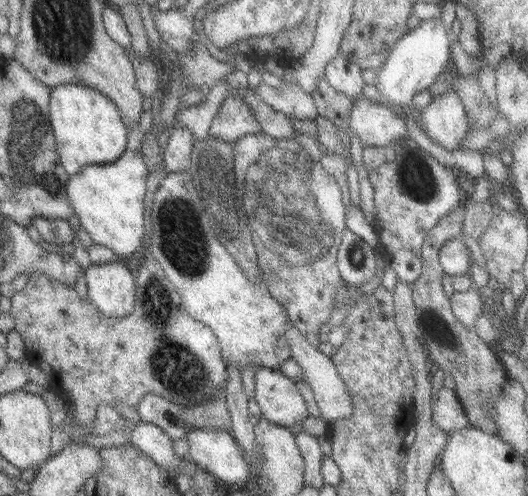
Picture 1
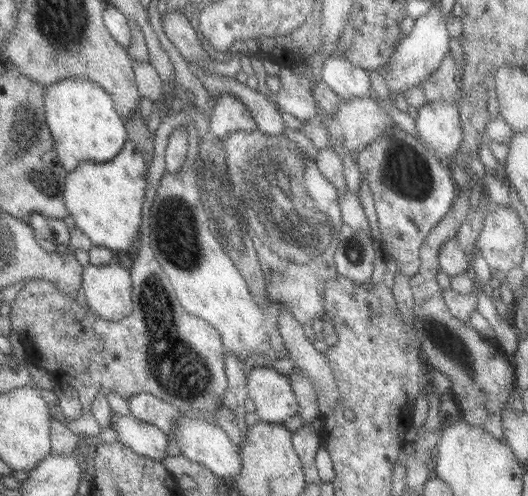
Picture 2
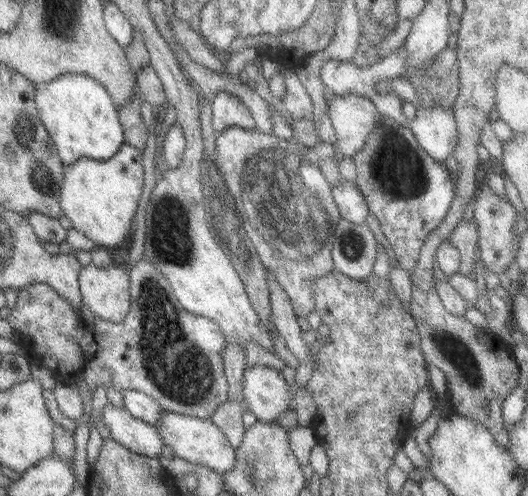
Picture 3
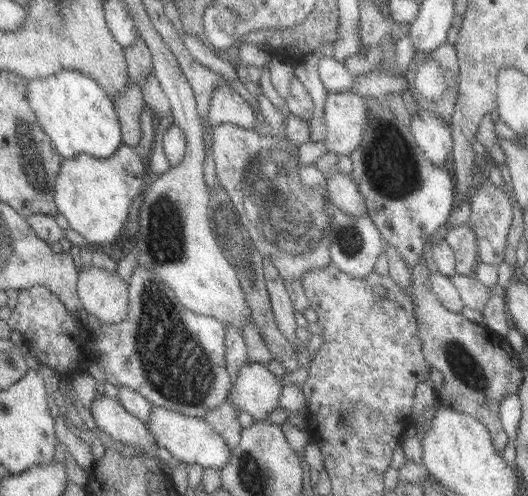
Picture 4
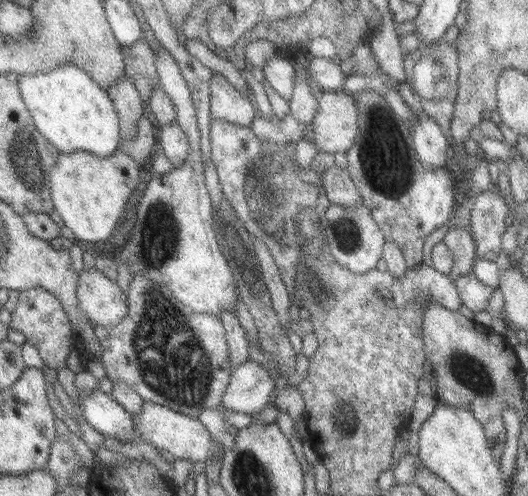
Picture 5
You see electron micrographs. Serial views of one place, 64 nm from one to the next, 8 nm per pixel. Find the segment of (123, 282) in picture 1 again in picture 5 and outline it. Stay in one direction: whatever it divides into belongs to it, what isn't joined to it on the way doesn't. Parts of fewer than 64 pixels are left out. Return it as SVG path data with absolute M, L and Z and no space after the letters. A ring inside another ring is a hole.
M83 270L77 280L77 302L89 322L101 328L117 326L129 310L129 300L121 288L97 270Z

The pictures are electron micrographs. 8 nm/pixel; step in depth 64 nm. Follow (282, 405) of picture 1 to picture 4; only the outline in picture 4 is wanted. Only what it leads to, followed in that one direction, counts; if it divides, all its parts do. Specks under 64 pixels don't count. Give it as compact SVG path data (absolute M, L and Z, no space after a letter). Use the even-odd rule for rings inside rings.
M245 364L233 388L229 388L225 402L233 404L239 412L249 414L255 422L267 422L267 416L275 412L281 394L279 370L263 364Z

